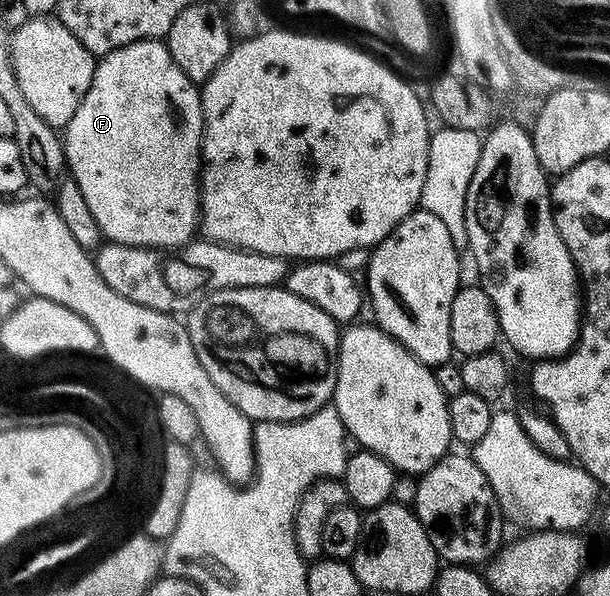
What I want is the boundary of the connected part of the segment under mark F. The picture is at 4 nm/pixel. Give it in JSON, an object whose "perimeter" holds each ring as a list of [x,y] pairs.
{"perimeter":[[[141,40],[120,50],[112,50],[101,57],[94,65],[94,78],[84,102],[76,110],[76,114],[66,123],[64,129],[64,147],[66,150],[66,167],[69,175],[79,184],[80,192],[84,196],[88,210],[99,224],[103,237],[107,241],[124,244],[128,247],[159,248],[175,250],[185,247],[195,239],[200,228],[202,215],[202,189],[200,187],[200,173],[202,171],[202,93],[199,85],[193,84],[176,66],[172,54],[166,49],[162,40]]]}

